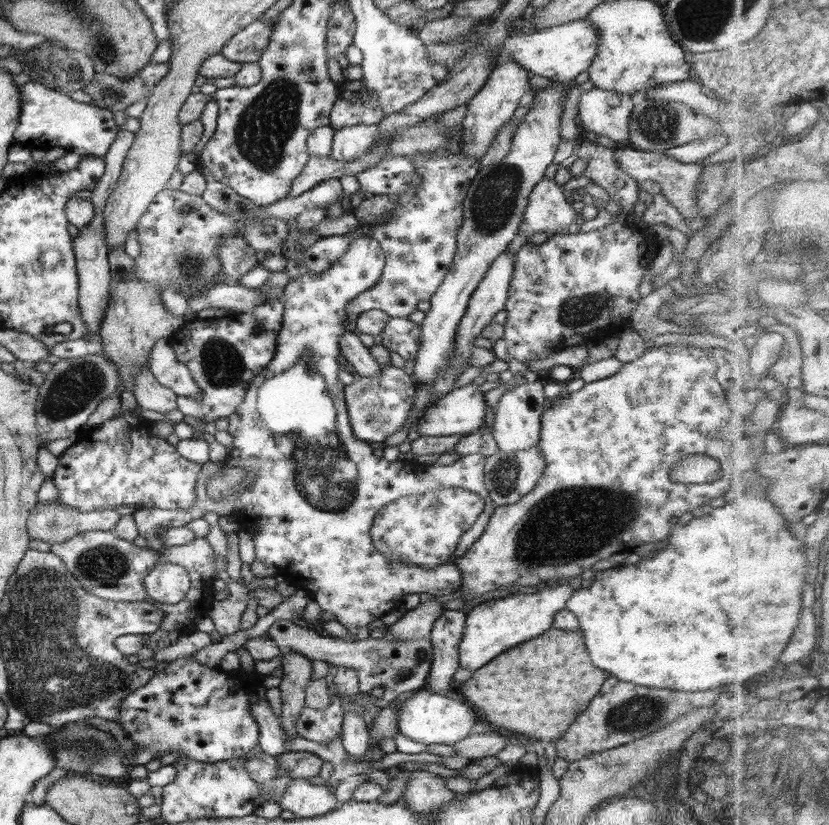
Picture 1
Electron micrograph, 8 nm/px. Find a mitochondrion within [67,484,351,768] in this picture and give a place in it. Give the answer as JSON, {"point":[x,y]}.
{"point":[105,565]}

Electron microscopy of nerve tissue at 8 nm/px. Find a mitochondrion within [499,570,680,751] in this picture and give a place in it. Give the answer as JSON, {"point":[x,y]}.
{"point":[638,713]}

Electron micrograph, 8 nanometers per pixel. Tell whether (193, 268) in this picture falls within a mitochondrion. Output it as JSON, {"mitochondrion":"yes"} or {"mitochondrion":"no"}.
{"mitochondrion":"yes"}

